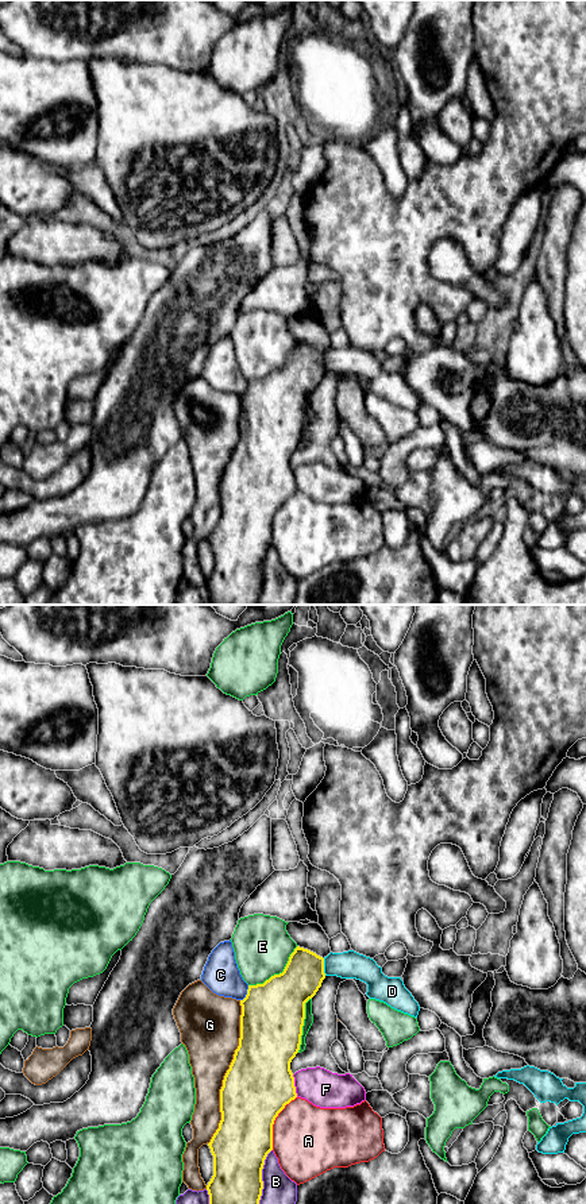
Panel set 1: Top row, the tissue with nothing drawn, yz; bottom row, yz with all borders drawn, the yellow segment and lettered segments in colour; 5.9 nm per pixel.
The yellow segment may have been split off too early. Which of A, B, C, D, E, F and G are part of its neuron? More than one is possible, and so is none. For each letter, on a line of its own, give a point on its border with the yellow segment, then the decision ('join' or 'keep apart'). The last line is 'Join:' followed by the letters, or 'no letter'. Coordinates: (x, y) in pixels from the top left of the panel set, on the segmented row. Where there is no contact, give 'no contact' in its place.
A: meets yellow in yz at (273, 1122); keep apart
B: meets yellow in yz at (261, 1176); keep apart
C: meets yellow in yz at (247, 994); keep apart
D: meets yellow in yz at (323, 967); keep apart
E: meets yellow in yz at (277, 975); keep apart
F: meets yellow in yz at (293, 1085); keep apart
G: meets yellow in yz at (227, 1072); keep apart
Join: no letter

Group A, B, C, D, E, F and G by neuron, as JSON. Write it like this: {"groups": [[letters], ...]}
{"groups": [["A"], ["B"], ["C"], ["D"], ["E"], ["F"], ["G"]]}

